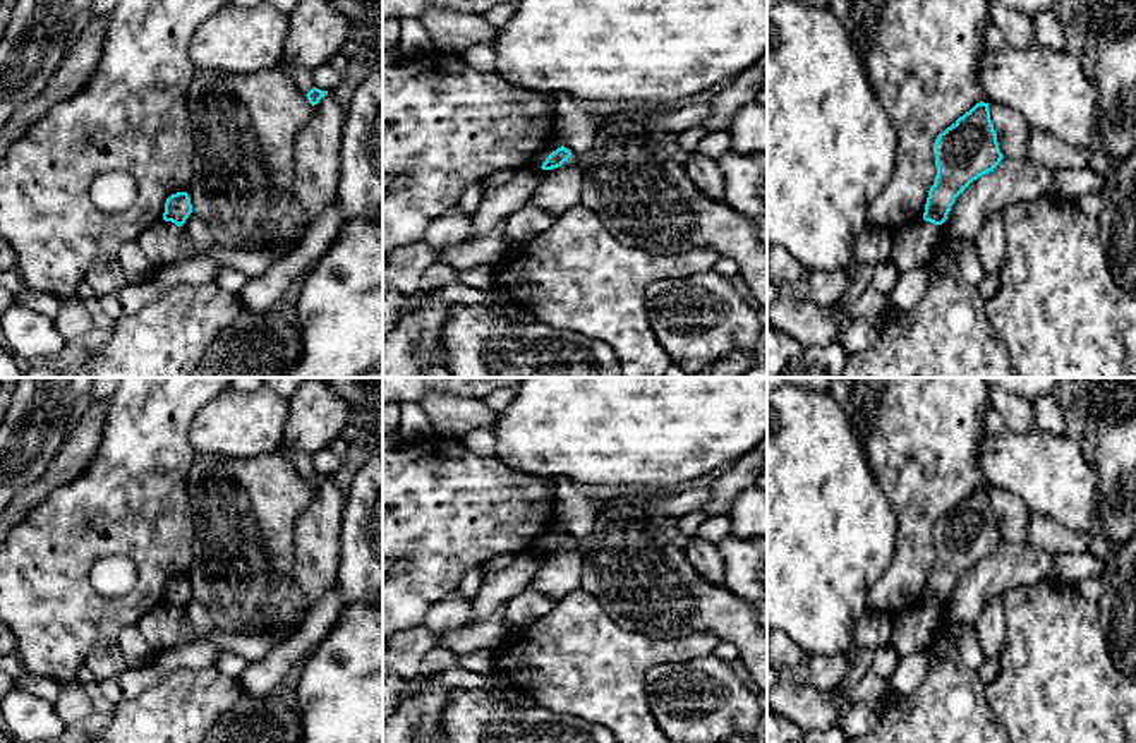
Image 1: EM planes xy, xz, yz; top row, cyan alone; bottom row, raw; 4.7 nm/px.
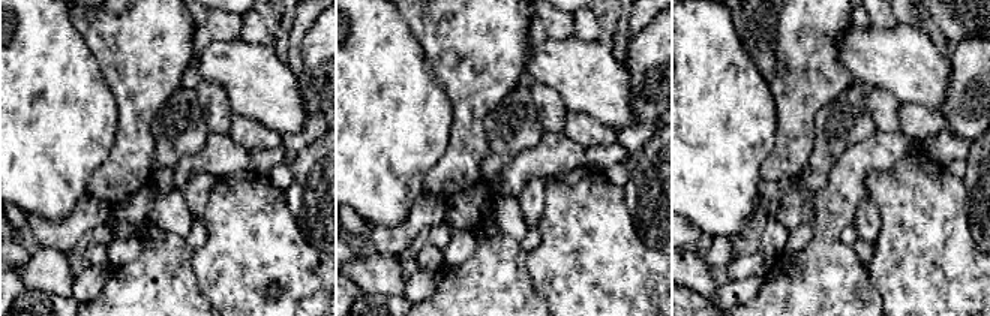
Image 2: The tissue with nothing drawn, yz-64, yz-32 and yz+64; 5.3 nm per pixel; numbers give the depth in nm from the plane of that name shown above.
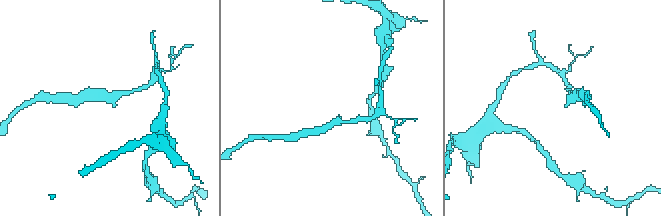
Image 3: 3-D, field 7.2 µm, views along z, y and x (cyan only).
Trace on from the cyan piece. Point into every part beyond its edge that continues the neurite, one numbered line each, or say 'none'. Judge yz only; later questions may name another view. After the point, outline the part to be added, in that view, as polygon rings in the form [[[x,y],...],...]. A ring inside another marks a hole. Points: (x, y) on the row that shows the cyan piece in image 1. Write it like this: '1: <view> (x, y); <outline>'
none

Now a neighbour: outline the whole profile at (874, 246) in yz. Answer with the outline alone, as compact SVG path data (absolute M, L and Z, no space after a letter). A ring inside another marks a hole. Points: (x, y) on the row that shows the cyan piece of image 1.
M868 227L856 242L851 263L879 264L891 259L892 233L884 228Z

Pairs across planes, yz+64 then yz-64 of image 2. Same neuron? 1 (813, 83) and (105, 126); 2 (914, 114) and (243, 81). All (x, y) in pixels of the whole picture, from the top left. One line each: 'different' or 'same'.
1: different
2: different

